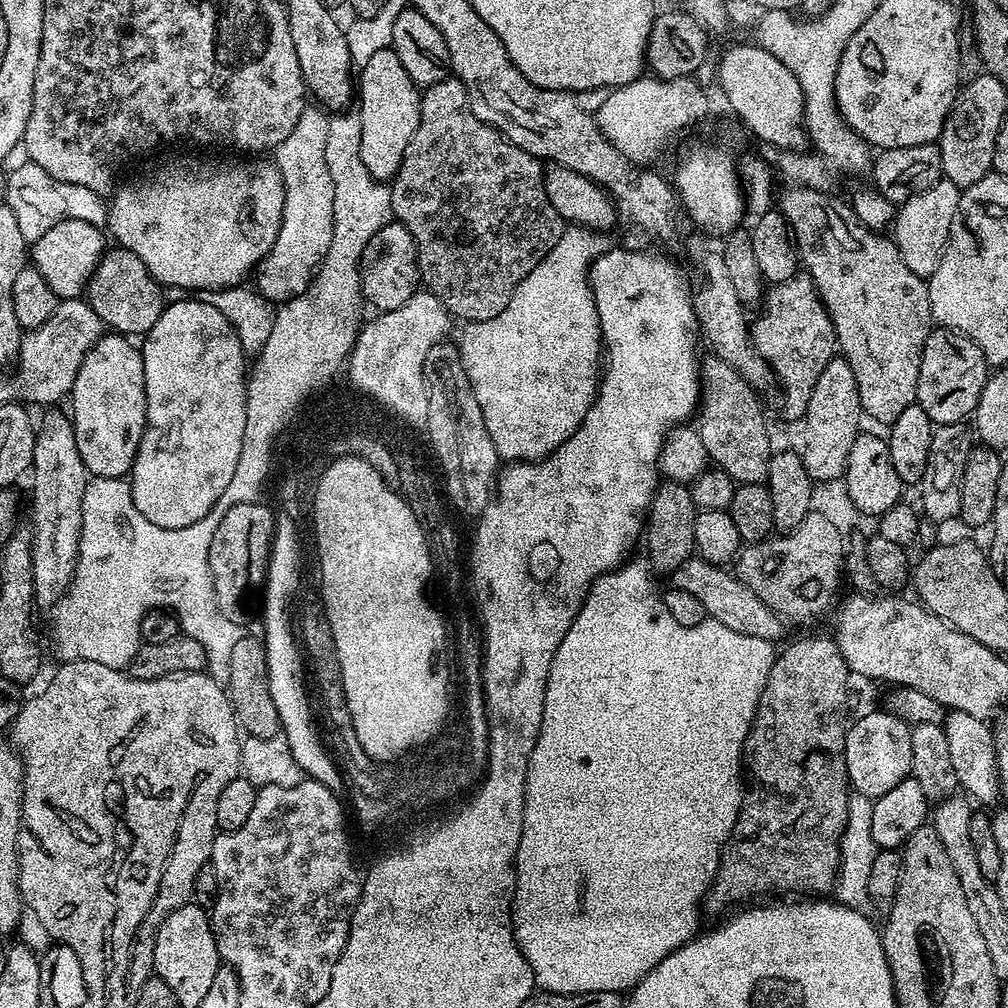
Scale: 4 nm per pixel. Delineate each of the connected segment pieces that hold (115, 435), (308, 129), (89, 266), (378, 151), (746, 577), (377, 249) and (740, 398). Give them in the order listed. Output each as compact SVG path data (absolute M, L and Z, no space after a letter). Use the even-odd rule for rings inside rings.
M105 334L84 355L70 393L78 454L89 477L124 478L131 473L147 422L141 349L123 334Z
M305 107L294 130L274 150L274 163L284 183L282 224L272 249L255 269L254 288L276 306L301 296L312 285L316 269L326 258L326 250L330 250L334 234L334 178L330 178L330 166L326 166L328 117L329 113L319 107Z
M63 220L58 222L58 226L50 226L50 230L46 230L46 234L42 234L42 238L31 245L31 267L36 268L42 278L46 278L46 286L50 286L60 300L79 300L85 295L88 279L106 251L105 233L100 231L97 225L90 222Z
M390 46L377 50L365 64L358 68L358 104L360 100L360 125L362 146L360 153L366 168L377 182L391 181L403 164L406 148L420 121L421 89L406 74L398 54Z
M809 512L806 518L802 518L802 522L798 522L792 532L796 536L794 540L787 540L782 534L782 542L772 544L773 534L756 544L745 543L734 557L734 574L746 587L754 590L762 602L766 602L771 612L785 621L812 620L819 612L827 610L840 580L842 584L842 535L828 519L814 512ZM802 526L804 530L797 529ZM810 536L816 538L812 540L816 542L812 546L804 544Z
M393 222L382 226L370 242L366 242L366 250L362 250L360 259L360 294L376 307L377 313L398 310L402 302L406 302L418 290L420 271L416 261L414 238L406 226Z
M708 354L702 360L702 399L698 405L698 427L709 461L722 469L737 485L763 484L768 479L774 451L768 420L757 389L746 383L722 358Z

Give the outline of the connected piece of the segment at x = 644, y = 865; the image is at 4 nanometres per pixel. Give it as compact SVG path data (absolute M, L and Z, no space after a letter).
M625 562L599 576L592 583L570 630L566 630L566 638L562 638L548 671L540 732L524 779L524 821L516 851L516 888L512 891L512 938L534 974L536 988L559 996L587 992L627 993L643 976L650 974L662 958L697 935L700 899L709 895L716 871L720 869L724 845L738 828L746 787L742 775L744 743L778 655L777 649L772 649L773 641L738 634L730 630L730 626L722 626L722 622L711 618L698 626L678 626L678 622L670 618L661 593L656 593L649 569L641 564Z

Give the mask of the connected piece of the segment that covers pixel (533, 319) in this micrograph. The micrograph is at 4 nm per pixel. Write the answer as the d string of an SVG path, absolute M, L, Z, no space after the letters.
M565 227L554 250L550 250L550 254L546 254L546 258L542 258L542 262L538 262L538 266L534 266L534 270L530 270L530 274L526 274L526 278L522 278L522 282L514 290L506 310L502 310L502 314L498 314L498 318L474 320L463 325L464 333L461 334L460 340L458 339L460 361L466 370L466 378L470 378L474 398L478 398L486 428L490 432L490 438L493 440L494 446L497 447L497 454L500 458L508 458L512 462L543 460L545 456L558 450L558 446L562 446L562 442L566 442L566 438L570 438L570 434L574 434L574 430L580 428L582 418L586 418L590 406L596 401L596 389L602 376L602 337L598 306L592 297L592 285L588 282L588 271L592 268L592 263L606 251L604 239L605 237L601 233L593 232L587 228Z

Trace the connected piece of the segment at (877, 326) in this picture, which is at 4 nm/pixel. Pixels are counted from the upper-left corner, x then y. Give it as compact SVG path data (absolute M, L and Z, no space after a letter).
M788 186L778 196L778 211L788 224L803 271L812 277L820 300L832 319L839 355L854 370L858 382L860 410L865 417L890 426L906 406L916 403L918 370L926 338L932 333L934 321L930 310L925 277L914 274L898 250L895 239L888 240L879 231L867 228L856 216L851 203L828 196L827 191L803 186Z

